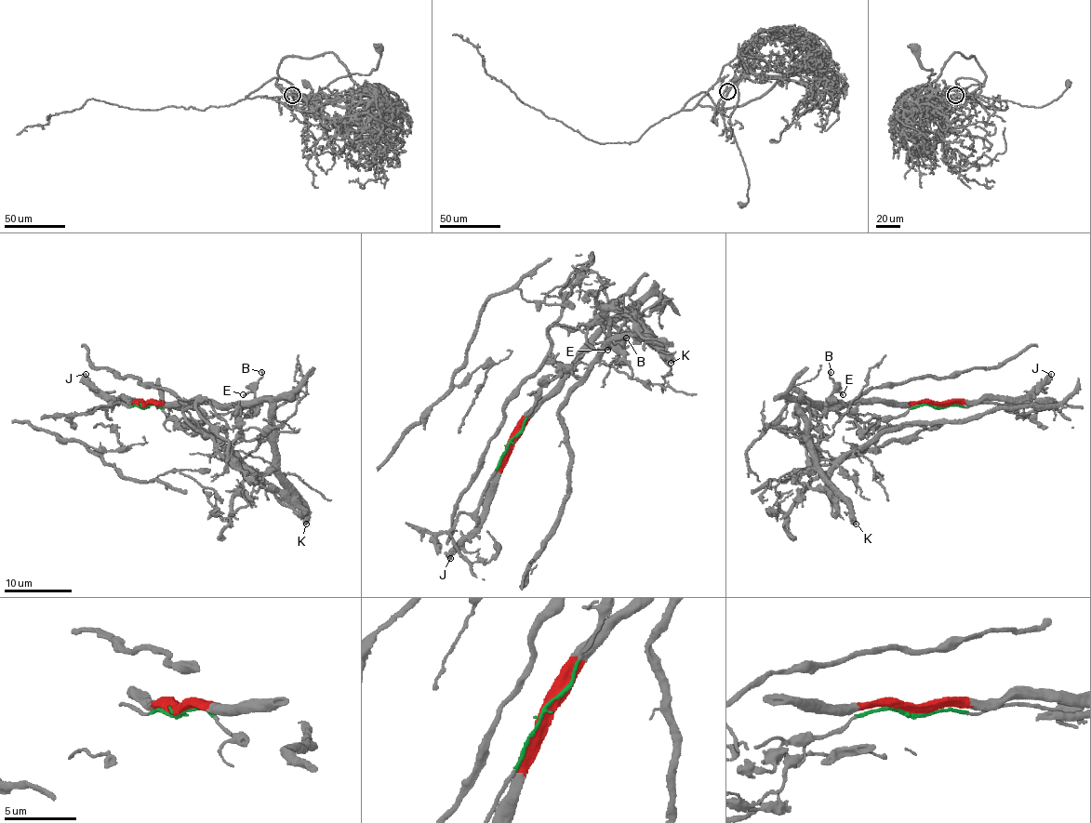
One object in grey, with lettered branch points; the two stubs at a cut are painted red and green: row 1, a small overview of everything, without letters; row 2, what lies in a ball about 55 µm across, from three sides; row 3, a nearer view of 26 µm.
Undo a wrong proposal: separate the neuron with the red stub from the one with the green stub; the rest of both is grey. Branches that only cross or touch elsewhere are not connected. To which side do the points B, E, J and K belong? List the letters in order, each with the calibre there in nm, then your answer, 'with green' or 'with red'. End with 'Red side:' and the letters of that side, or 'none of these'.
B: 160 nm | with green
E: 150 nm | with green
J: 480 nm | with red
K: 460 nm | with red
Red side: J, K

